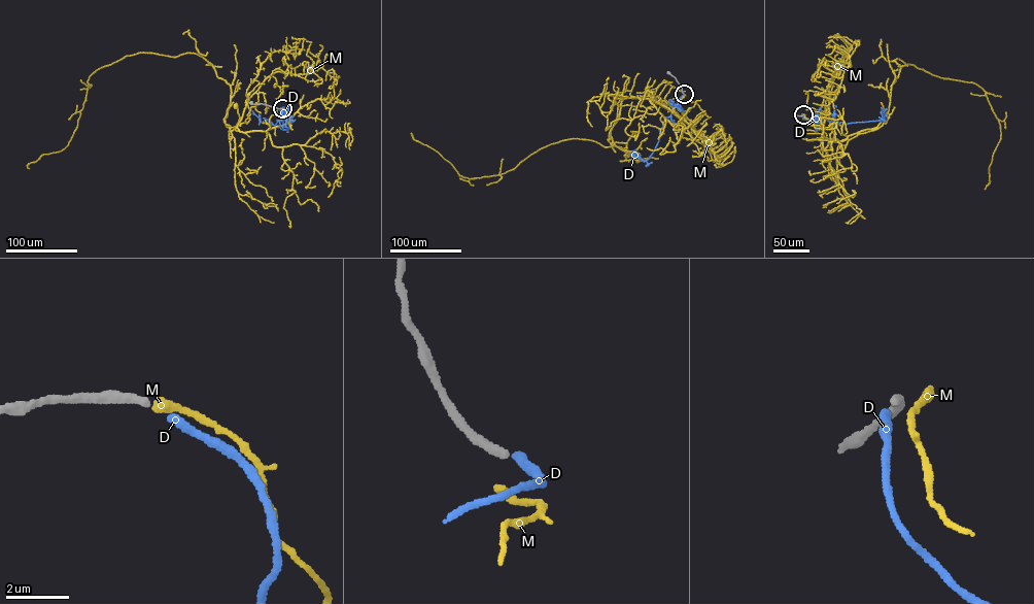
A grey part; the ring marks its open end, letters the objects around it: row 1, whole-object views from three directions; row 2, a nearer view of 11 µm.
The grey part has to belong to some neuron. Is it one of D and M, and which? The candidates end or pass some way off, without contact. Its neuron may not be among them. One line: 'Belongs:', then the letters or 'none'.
Belongs: D

